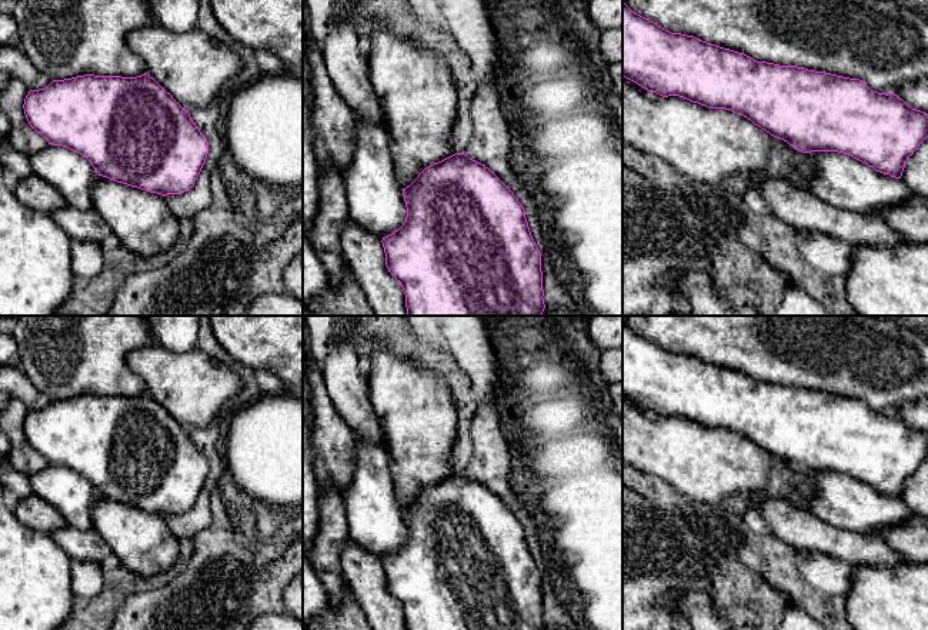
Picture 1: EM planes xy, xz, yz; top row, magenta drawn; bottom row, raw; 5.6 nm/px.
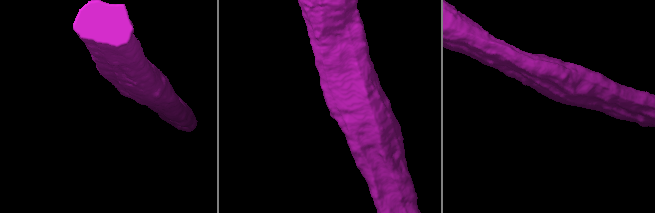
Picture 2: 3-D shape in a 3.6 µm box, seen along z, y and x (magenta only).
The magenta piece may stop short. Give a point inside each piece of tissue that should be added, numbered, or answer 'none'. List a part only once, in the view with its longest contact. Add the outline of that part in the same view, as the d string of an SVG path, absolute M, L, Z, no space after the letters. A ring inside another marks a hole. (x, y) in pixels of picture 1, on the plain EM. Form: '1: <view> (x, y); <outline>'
1: yz (844, 502); M838 471L805 473L814 494L808 499L792 491L791 504L808 510L837 529L877 536L914 514L901 500L875 491L868 484Z

